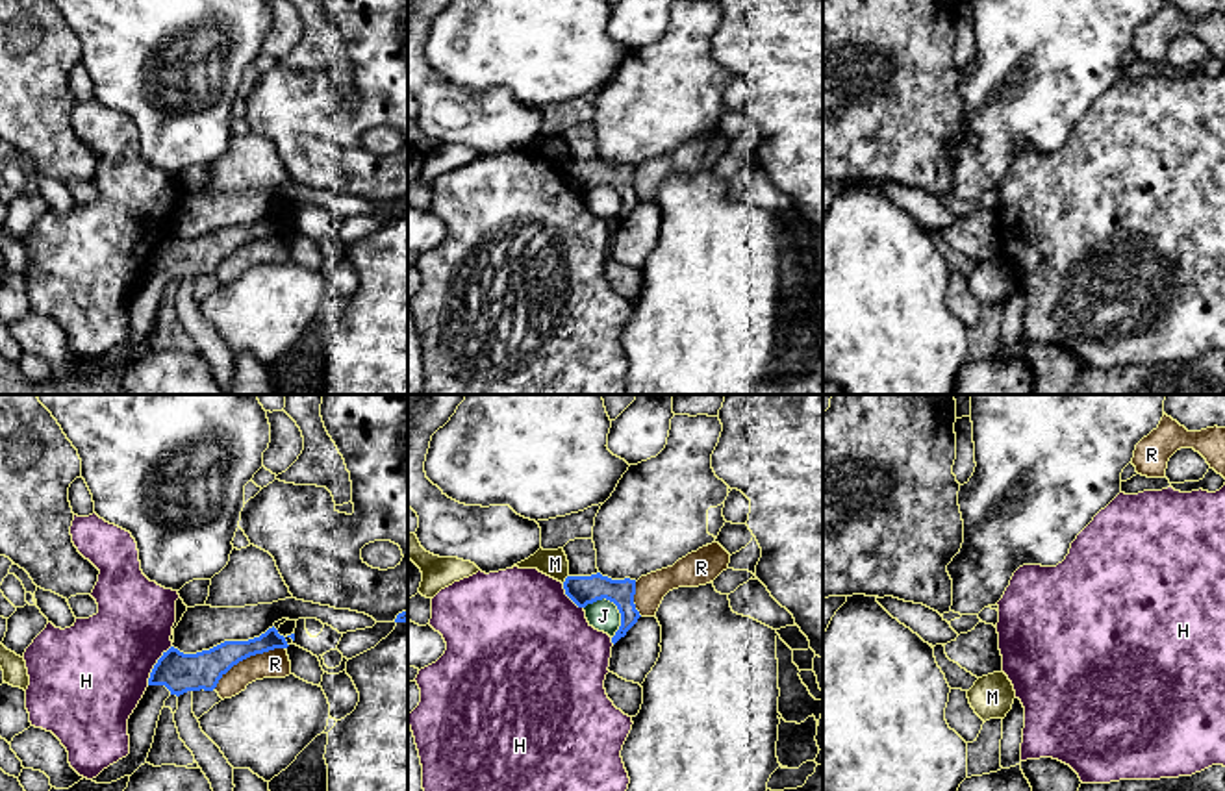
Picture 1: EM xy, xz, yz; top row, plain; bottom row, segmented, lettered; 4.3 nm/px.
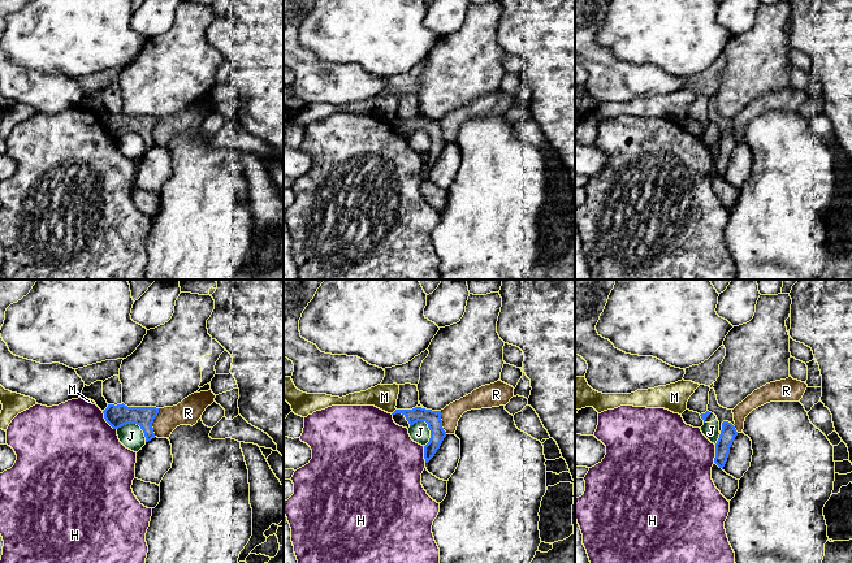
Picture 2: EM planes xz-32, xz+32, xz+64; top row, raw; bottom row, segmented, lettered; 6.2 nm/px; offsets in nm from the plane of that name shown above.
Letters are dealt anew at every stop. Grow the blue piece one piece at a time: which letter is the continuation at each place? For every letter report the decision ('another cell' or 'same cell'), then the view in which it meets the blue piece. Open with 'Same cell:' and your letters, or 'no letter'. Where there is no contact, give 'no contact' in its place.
Same cell: no letter
H: another cell; meets blue in xy
J: another cell; meets blue in xz
M: another cell; meets blue in xz
R: another cell; meets blue in xy

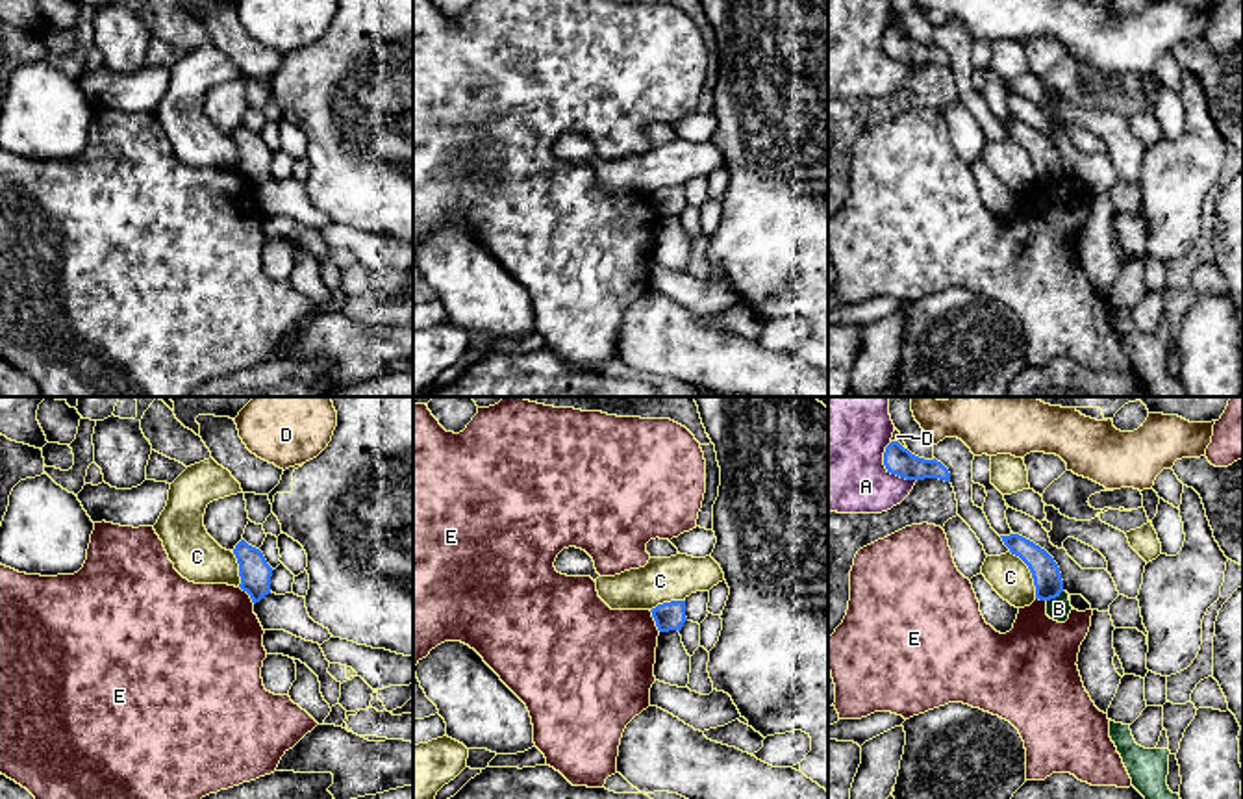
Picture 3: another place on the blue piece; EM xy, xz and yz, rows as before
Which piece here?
Same cell: no letter
A: another cell; meets blue in yz
B: another cell; meets blue in yz
C: another cell; meets blue in yz
D: another cell; meets blue in yz
E: another cell; meets blue in xz

